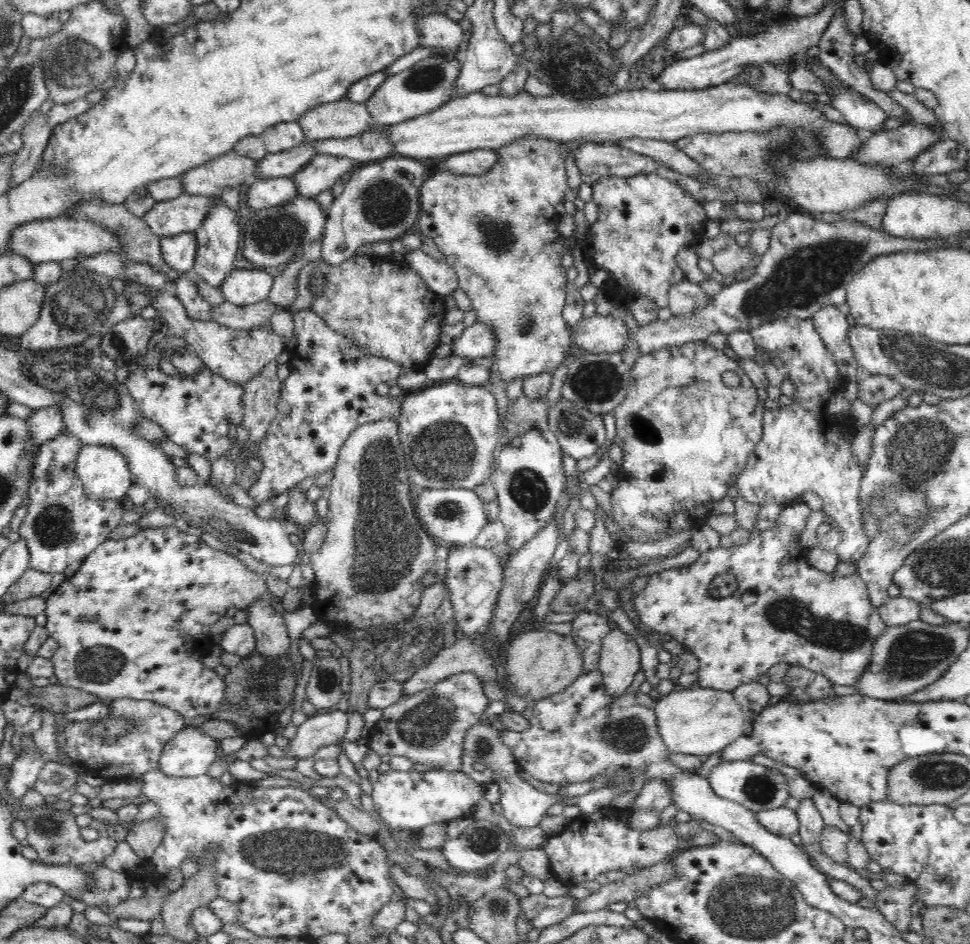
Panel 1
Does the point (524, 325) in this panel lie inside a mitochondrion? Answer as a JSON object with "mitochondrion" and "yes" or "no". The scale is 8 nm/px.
{"mitochondrion":"yes"}

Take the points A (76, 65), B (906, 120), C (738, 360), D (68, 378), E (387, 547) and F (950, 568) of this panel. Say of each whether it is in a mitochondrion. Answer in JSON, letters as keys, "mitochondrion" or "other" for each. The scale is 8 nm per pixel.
{"A":"mitochondrion","B":"other","C":"other","D":"mitochondrion","E":"mitochondrion","F":"mitochondrion"}

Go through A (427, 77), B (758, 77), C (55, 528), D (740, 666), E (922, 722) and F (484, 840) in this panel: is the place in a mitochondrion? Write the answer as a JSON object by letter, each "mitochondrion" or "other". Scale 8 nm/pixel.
{"A":"mitochondrion","B":"mitochondrion","C":"mitochondrion","D":"other","E":"other","F":"mitochondrion"}

